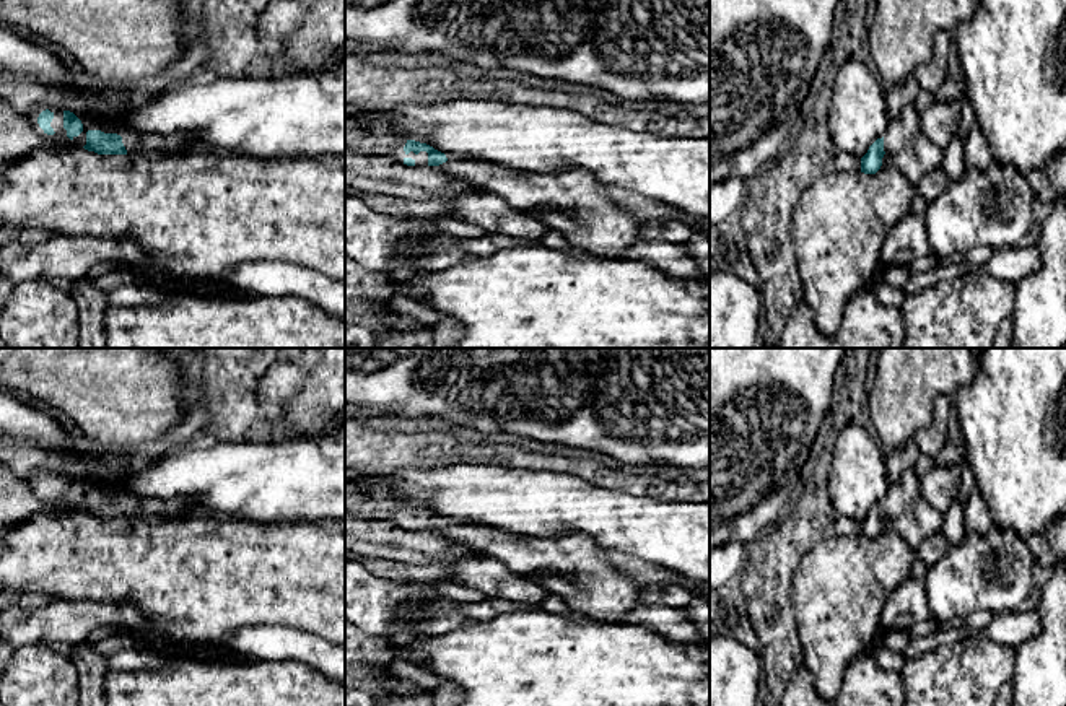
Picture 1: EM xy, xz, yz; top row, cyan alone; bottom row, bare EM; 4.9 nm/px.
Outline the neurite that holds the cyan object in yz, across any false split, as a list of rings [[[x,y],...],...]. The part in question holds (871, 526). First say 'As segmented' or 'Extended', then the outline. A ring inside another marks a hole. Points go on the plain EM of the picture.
Extended. [[[907,470],[902,477],[890,483],[890,490],[882,503],[877,503],[861,522],[861,537],[876,538],[882,530],[882,522],[885,517],[895,521],[900,517],[911,501],[920,496],[921,478],[916,472]]]

